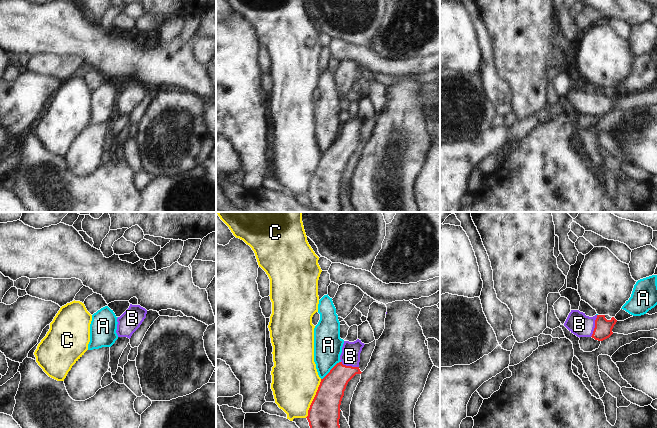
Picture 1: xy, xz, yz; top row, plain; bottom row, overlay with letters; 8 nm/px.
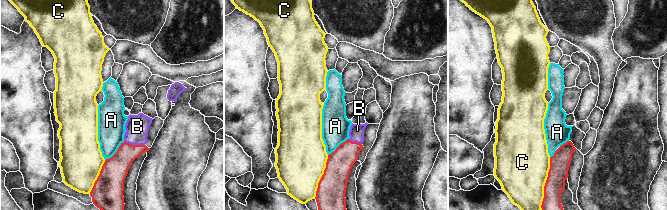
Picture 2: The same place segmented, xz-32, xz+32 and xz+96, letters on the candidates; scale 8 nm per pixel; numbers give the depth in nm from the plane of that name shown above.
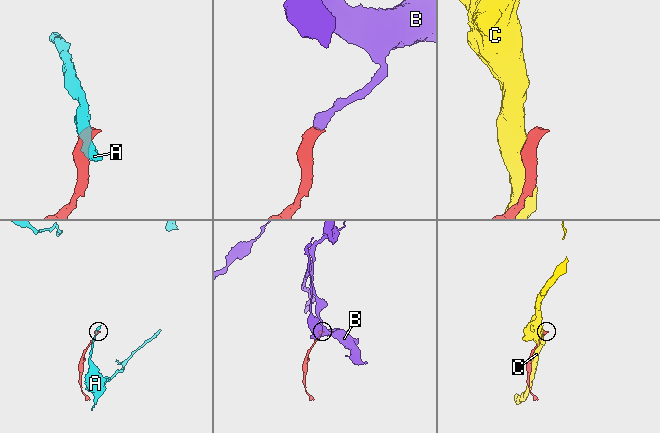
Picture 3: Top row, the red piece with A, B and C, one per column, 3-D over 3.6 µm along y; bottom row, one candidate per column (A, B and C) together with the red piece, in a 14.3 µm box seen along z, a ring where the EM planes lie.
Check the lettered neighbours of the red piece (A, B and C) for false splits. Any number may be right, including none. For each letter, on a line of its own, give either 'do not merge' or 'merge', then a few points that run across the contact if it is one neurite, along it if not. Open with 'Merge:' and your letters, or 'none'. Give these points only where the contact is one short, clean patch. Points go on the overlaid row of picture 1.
Merge: B
A: do not merge
B: merge; line yz (603, 328), (595, 326), (582, 326), (579, 324)
C: do not merge

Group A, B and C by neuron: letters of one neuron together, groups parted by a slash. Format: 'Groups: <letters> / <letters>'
Groups: A / B / C

